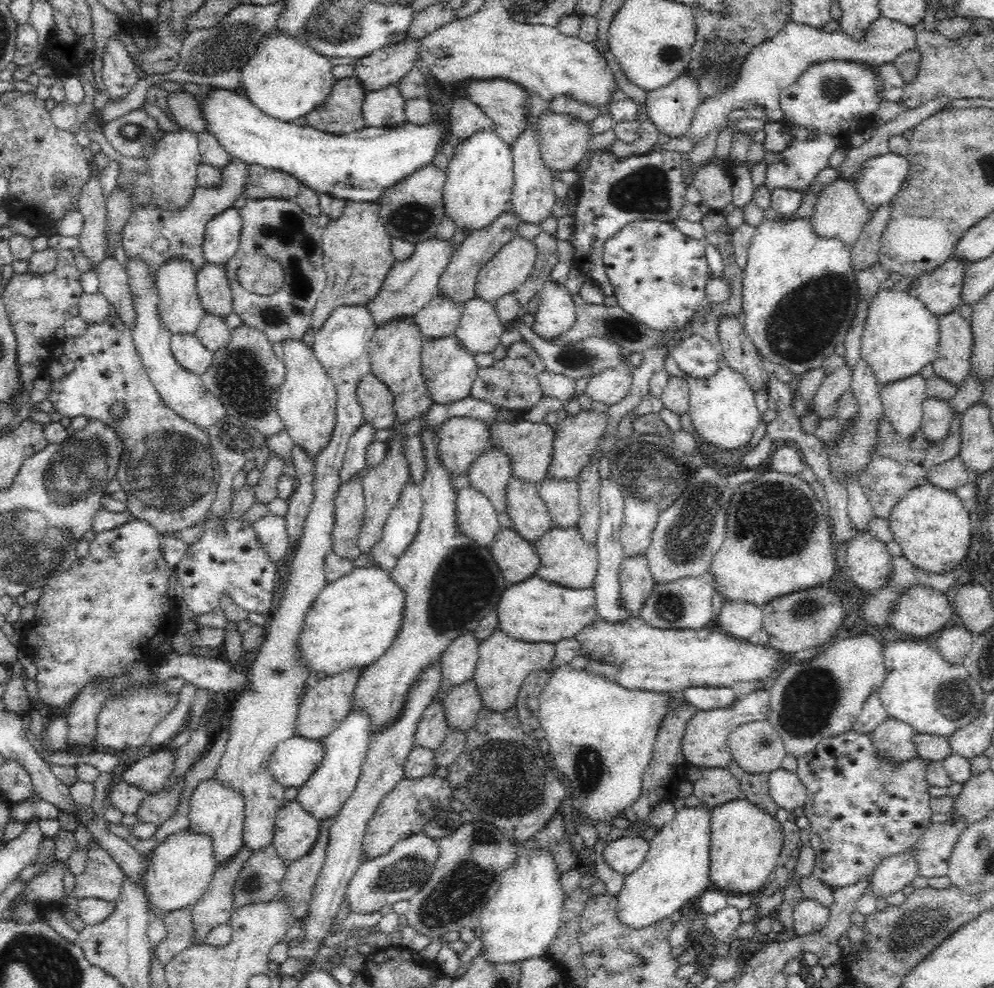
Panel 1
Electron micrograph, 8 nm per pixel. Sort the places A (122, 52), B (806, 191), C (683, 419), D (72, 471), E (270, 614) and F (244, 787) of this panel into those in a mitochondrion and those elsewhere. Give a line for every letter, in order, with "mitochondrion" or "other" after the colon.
A: other
B: other
C: other
D: mitochondrion
E: other
F: other

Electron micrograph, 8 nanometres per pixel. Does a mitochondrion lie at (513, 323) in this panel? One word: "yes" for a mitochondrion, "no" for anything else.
no

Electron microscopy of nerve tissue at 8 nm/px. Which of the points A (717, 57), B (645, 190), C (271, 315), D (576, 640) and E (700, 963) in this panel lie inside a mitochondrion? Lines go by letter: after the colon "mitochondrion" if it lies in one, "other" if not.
A: mitochondrion
B: mitochondrion
C: mitochondrion
D: other
E: other

